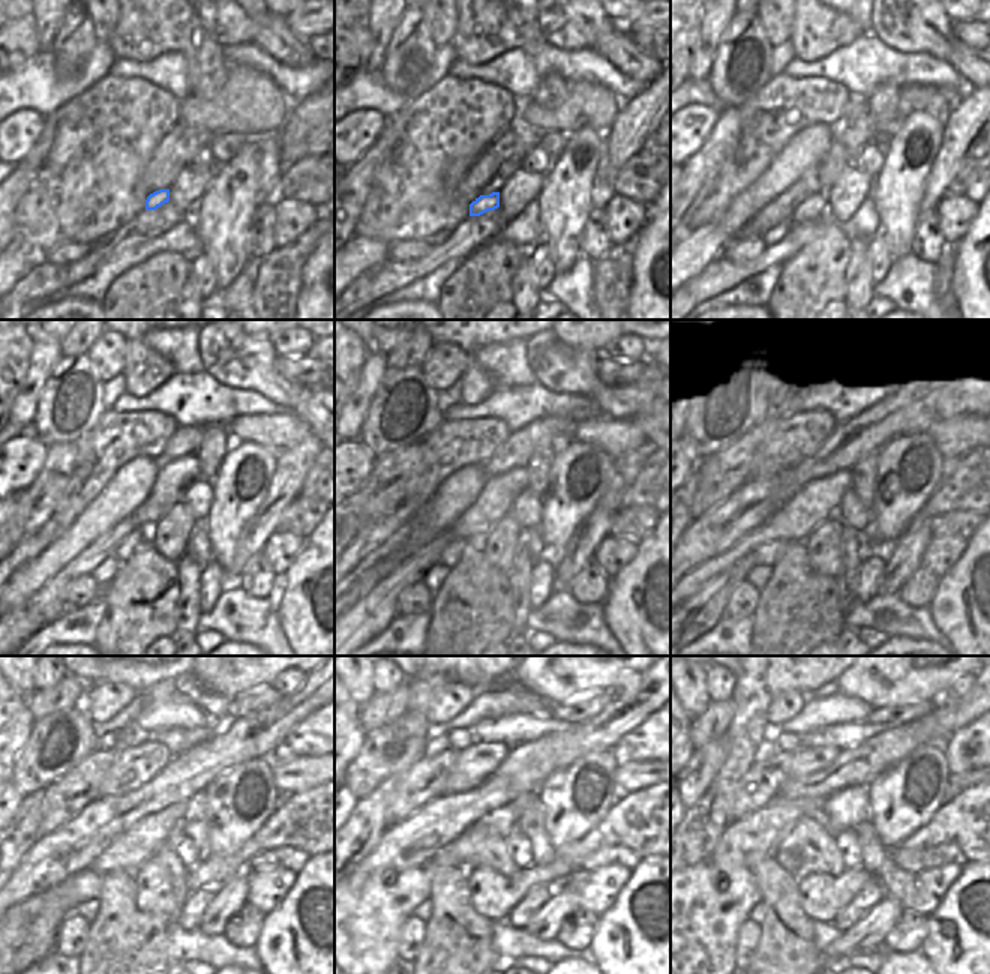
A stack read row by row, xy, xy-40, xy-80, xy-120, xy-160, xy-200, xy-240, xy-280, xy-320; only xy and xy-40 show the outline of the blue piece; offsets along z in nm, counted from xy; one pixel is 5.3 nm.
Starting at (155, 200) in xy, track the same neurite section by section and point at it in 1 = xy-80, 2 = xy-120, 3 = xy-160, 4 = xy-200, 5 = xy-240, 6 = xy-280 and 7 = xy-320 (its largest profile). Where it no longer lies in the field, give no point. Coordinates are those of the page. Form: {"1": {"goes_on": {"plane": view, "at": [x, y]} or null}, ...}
{"1": {"goes_on": {"plane": "xy-80", "at": [815, 206]}}, "2": {"goes_on": {"plane": "xy-120", "at": [131, 544]}}, "3": {"goes_on": {"plane": "xy-160", "at": [450, 556]}}, "4": {"goes_on": {"plane": "xy-200", "at": [770, 553]}}, "5": {"goes_on": {"plane": "xy-240", "at": [29, 929]}}, "6": {"goes_on": {"plane": "xy-280", "at": [365, 922]}}, "7": {"goes_on": {"plane": "xy-320", "at": [701, 908]}}}

